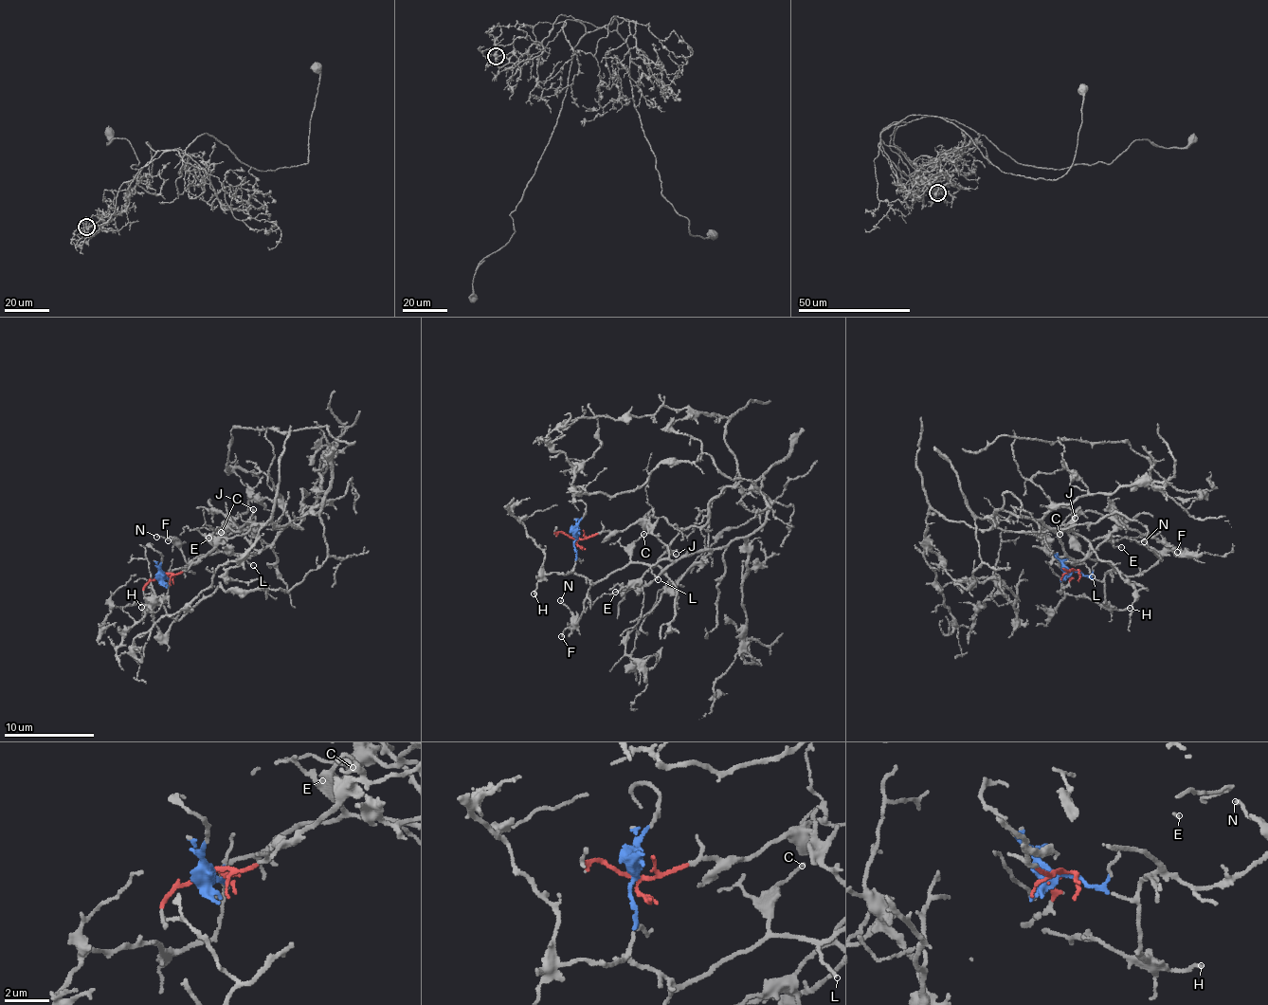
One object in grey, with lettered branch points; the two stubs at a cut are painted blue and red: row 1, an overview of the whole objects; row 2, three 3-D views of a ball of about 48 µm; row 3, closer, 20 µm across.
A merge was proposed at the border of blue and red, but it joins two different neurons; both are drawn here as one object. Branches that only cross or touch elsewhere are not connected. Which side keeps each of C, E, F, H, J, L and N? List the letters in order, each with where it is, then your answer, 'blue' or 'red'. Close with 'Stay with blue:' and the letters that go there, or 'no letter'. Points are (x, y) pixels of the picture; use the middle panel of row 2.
C: at (643, 534); blue
E: at (615, 592); red
F: at (561, 636); blue
H: at (534, 593); blue
J: at (676, 554); red
L: at (658, 579); blue
N: at (560, 600); blue
Stay with blue: C, F, H, L, N

